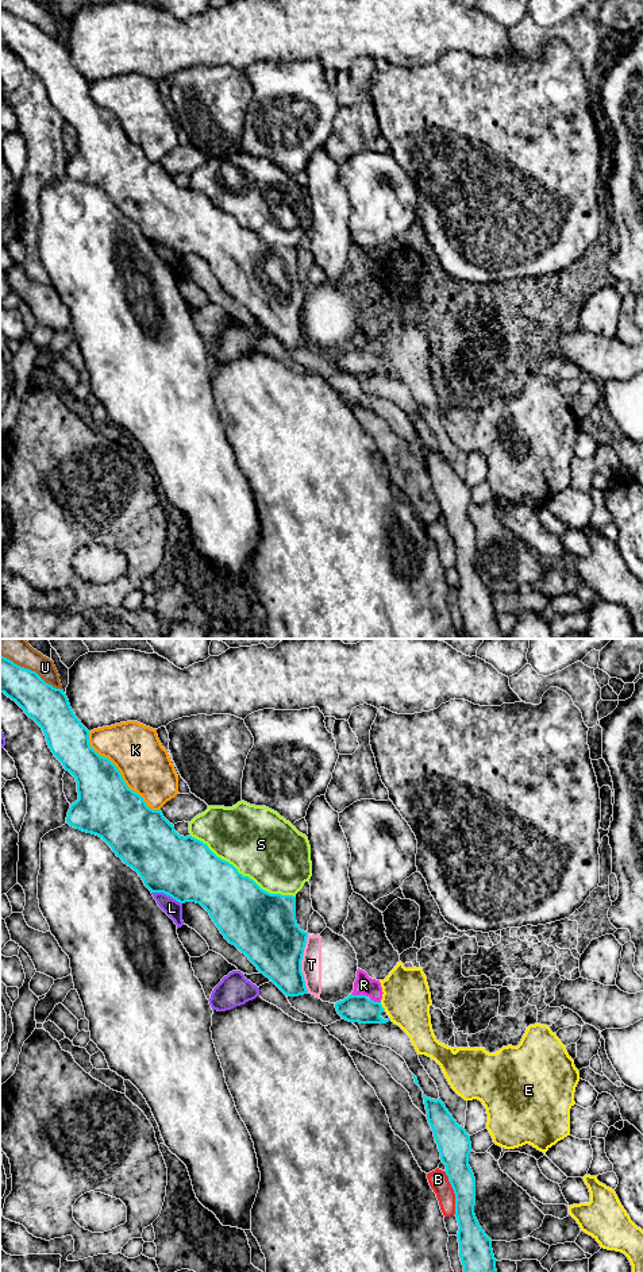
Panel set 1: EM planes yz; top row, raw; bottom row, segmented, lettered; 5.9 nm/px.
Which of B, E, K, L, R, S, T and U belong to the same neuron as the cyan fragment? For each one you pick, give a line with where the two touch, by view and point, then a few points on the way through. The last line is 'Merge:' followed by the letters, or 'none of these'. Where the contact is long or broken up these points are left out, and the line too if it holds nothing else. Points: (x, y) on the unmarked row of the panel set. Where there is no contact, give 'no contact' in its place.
Merge: none of these

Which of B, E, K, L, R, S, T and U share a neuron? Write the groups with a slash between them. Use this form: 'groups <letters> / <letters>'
groups B / E / K / L / R T / S / U

